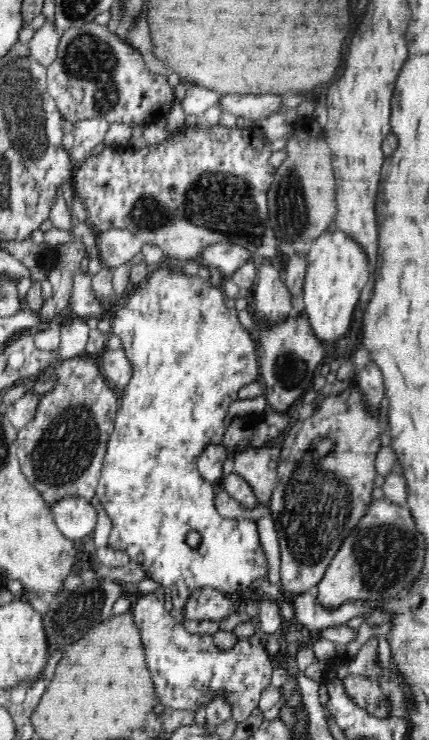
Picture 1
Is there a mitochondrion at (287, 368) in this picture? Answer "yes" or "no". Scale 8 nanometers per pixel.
yes

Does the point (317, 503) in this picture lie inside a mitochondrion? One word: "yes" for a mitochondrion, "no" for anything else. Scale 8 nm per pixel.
yes

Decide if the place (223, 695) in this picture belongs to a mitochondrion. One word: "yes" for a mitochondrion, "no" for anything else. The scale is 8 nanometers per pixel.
no

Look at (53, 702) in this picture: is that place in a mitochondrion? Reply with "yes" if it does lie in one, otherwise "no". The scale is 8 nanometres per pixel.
no

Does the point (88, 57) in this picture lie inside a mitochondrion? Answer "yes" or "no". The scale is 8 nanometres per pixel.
yes

